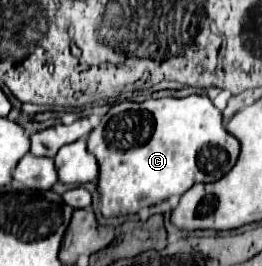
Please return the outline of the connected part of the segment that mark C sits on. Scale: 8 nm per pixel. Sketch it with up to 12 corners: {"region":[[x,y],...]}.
{"region":[[207,94],[115,104],[87,138],[105,218],[217,182]]}

